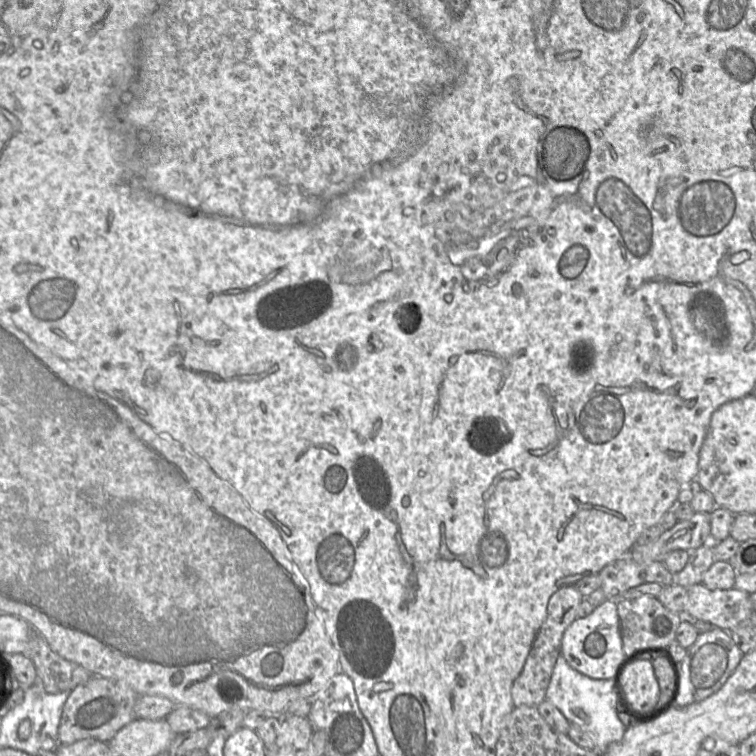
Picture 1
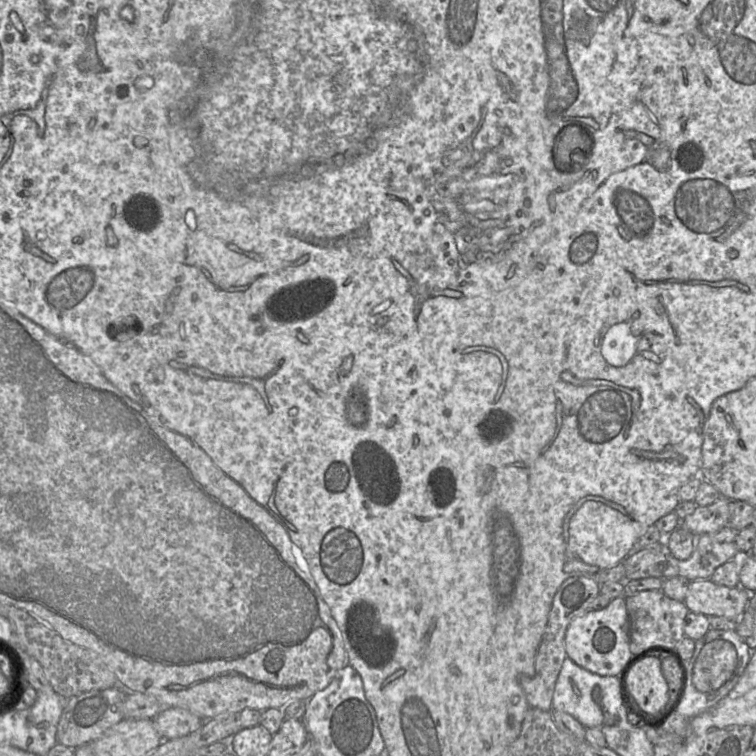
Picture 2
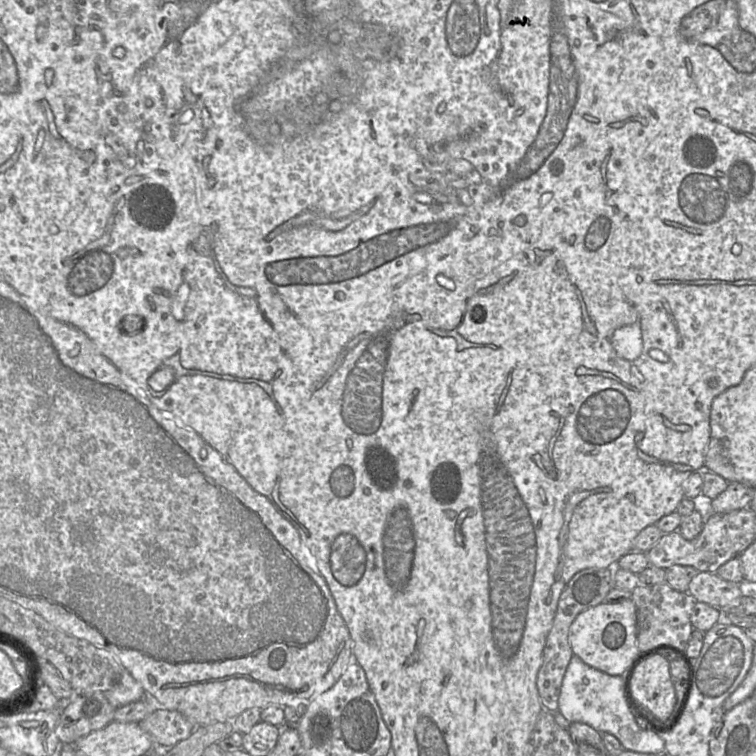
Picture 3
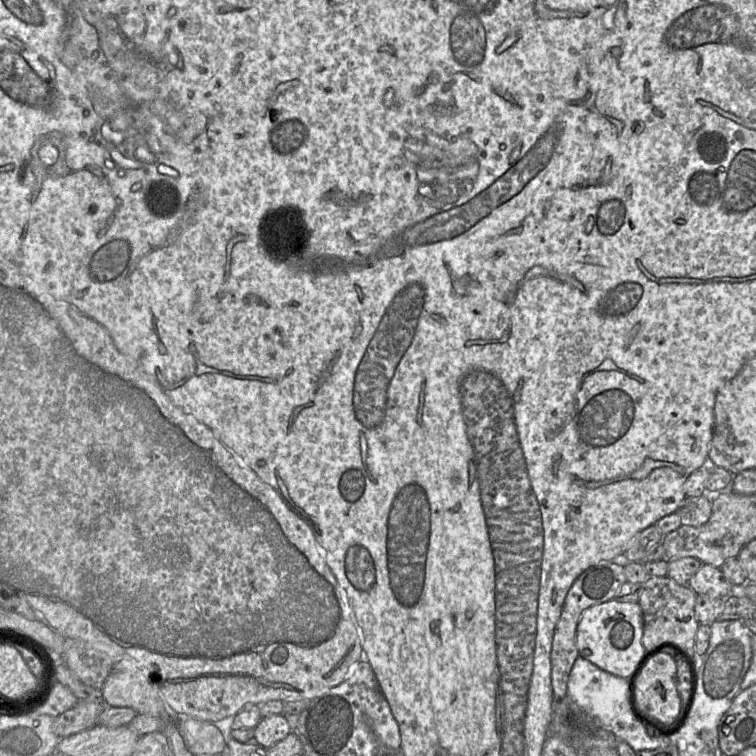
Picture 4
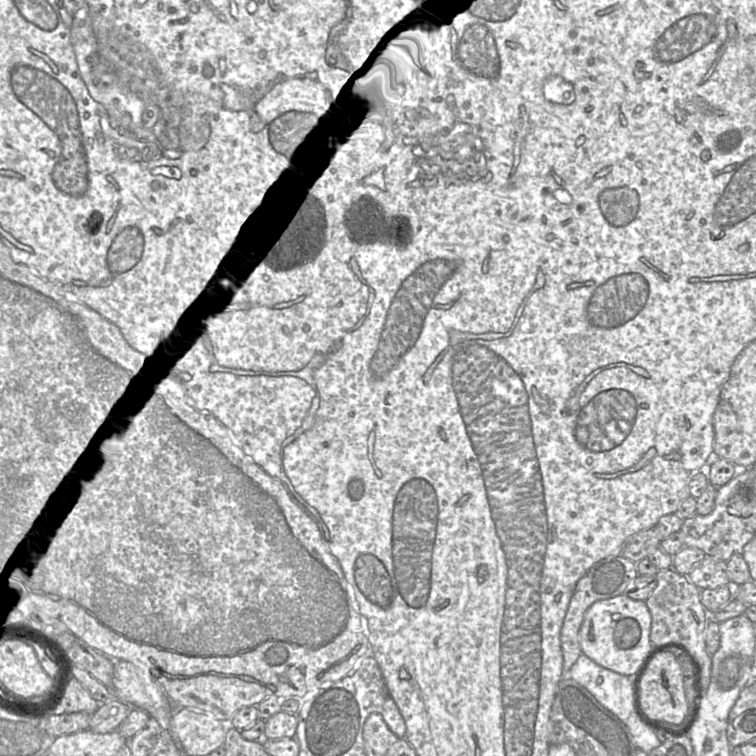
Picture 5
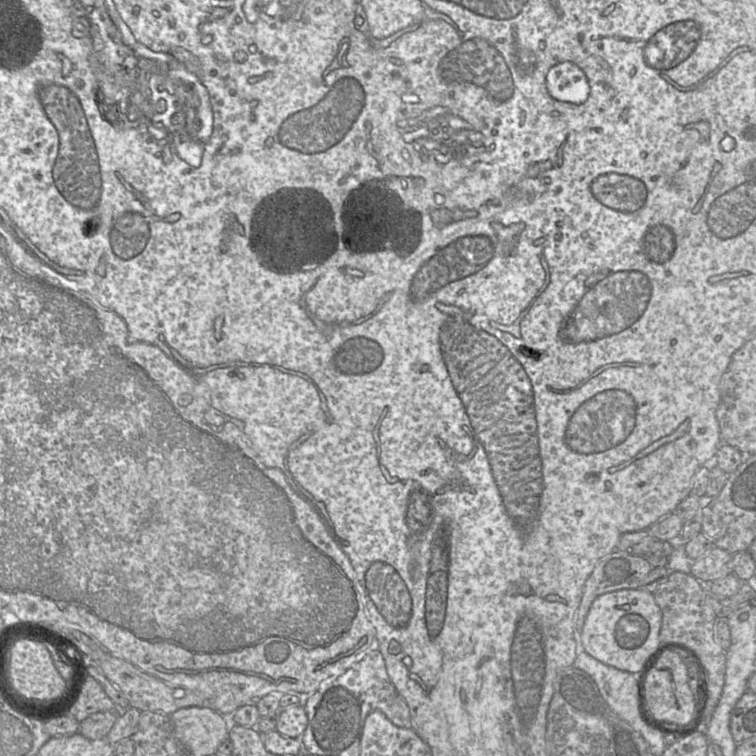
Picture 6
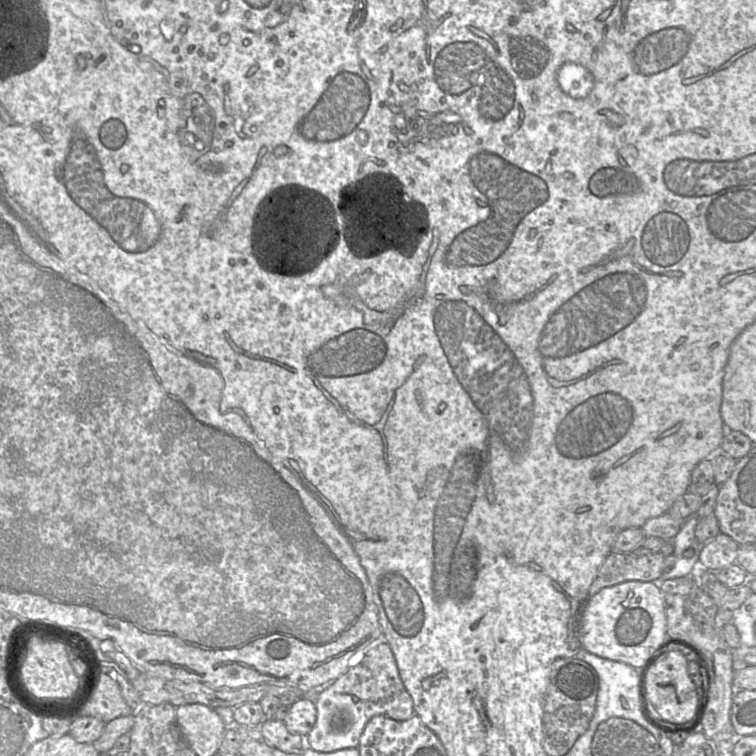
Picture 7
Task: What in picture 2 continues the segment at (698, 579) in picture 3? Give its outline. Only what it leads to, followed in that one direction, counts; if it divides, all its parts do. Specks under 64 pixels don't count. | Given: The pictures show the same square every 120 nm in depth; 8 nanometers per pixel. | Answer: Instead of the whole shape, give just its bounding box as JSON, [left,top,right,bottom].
[684,579,750,620]

